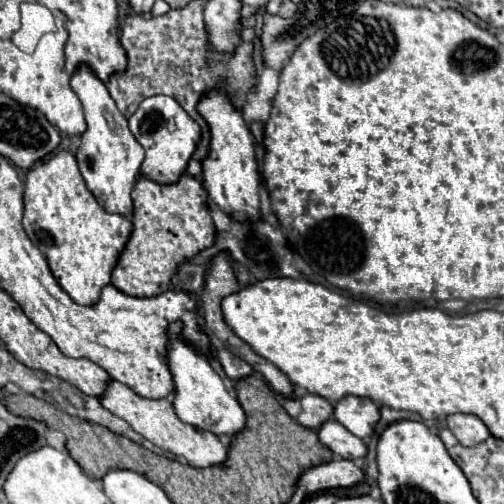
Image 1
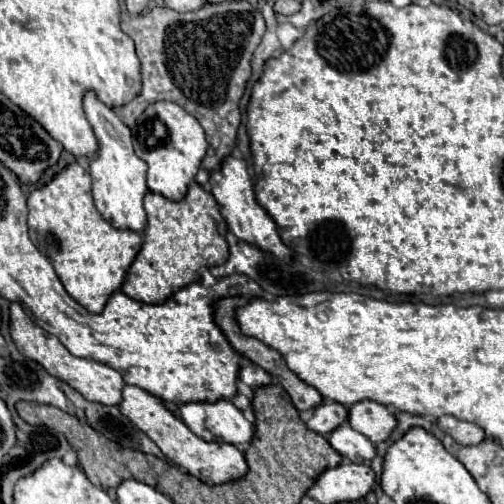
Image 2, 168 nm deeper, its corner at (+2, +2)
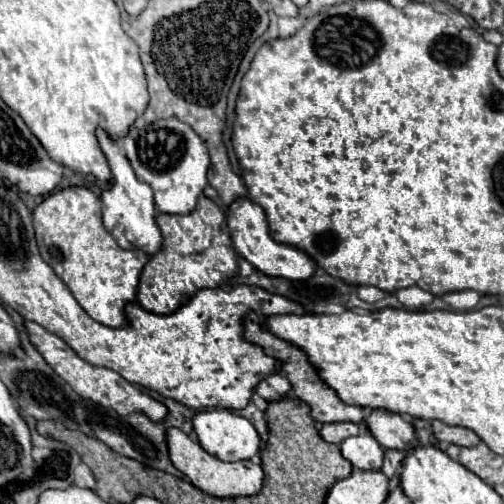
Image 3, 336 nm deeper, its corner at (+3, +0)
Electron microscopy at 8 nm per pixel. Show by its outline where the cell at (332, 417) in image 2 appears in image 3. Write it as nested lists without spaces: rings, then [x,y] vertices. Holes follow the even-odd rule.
[[[339,421],[339,423],[323,423],[319,427],[319,435],[327,441],[327,443],[335,443],[339,445],[343,439],[351,437],[351,435],[359,435],[361,429],[357,423],[351,421]]]

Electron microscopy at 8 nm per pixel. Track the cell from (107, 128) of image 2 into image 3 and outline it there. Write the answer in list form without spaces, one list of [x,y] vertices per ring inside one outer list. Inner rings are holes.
[[[97,127],[97,139],[99,145],[109,161],[111,167],[111,189],[103,189],[101,203],[103,203],[103,225],[111,233],[111,237],[119,243],[123,249],[141,249],[147,255],[153,255],[161,249],[161,231],[155,225],[155,203],[153,203],[153,191],[149,185],[137,179],[133,173],[133,167],[129,165],[129,159],[119,149],[117,139],[113,139],[105,129]]]

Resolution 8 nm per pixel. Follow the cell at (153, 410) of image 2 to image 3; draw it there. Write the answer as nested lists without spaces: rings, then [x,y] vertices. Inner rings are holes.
[[[167,429],[167,445],[169,445],[169,459],[173,465],[191,479],[195,487],[201,491],[215,495],[215,497],[239,497],[239,495],[255,495],[263,485],[263,469],[257,461],[233,461],[225,463],[213,455],[209,455],[195,439],[191,439],[181,429]]]

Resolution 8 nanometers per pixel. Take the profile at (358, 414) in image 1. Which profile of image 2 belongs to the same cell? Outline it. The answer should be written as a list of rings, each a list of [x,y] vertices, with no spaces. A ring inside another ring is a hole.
[[[360,401],[352,405],[348,423],[352,429],[366,435],[372,443],[386,441],[394,427],[398,425],[394,413],[376,401]]]

